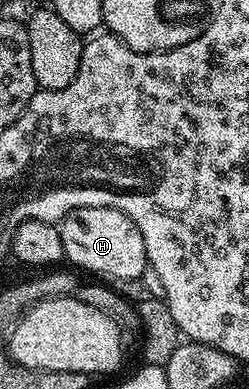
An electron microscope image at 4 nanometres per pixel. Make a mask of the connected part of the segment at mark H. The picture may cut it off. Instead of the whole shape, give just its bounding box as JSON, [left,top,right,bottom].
[58,206,149,282]

